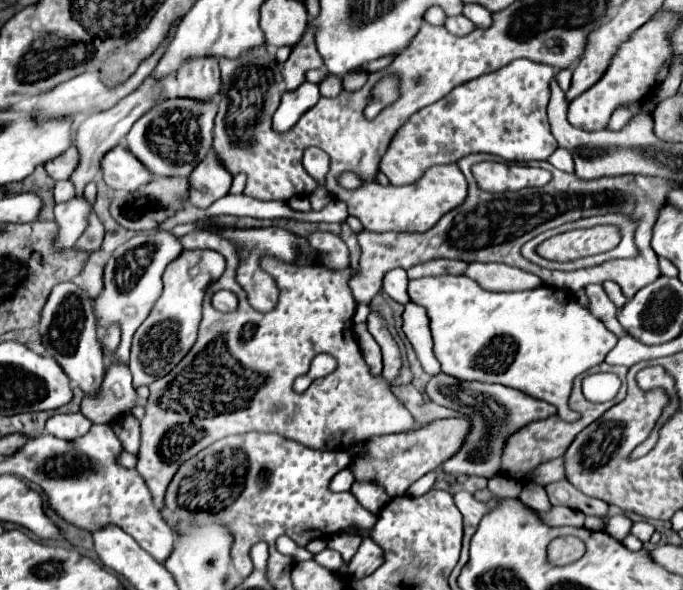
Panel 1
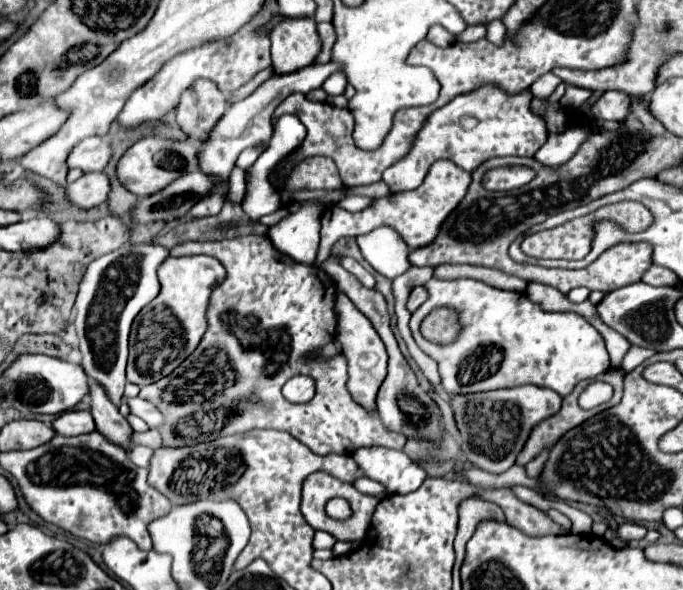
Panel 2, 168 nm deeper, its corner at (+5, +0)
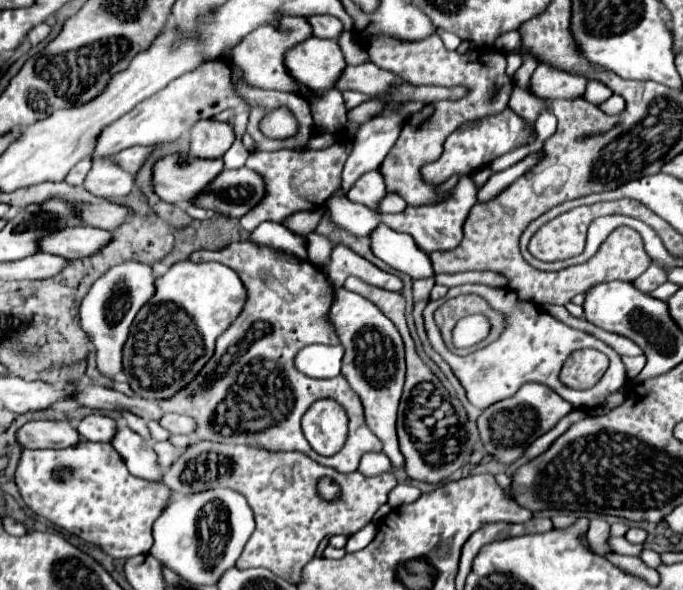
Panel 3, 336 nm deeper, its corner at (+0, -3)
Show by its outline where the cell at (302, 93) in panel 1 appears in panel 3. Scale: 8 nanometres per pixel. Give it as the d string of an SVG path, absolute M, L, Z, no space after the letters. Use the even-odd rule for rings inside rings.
M262 223L258 225L248 241L260 245L260 247L270 247L272 251L278 253L286 253L298 259L306 259L306 239L292 233L290 229L286 229L284 225L276 225L276 223Z

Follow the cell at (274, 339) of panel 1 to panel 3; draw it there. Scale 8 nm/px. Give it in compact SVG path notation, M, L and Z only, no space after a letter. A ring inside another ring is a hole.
M236 241L220 251L196 251L190 255L190 261L218 261L234 269L248 289L248 301L232 327L218 337L216 355L208 361L202 373L184 391L160 403L164 411L194 417L198 423L194 437L200 441L252 445L274 453L300 451L312 457L316 463L332 467L340 473L356 471L358 461L366 451L382 451L380 439L372 435L364 421L358 395L350 389L342 375L334 379L312 379L308 375L300 375L294 365L296 353L306 345L340 343L332 325L328 323L334 287L322 269L314 267L310 261L276 253L250 241ZM256 361L262 365L270 363L276 367L276 371L254 369ZM324 397L332 397L344 405L350 417L348 441L336 457L312 453L312 447L300 429L304 411L308 411L316 399Z

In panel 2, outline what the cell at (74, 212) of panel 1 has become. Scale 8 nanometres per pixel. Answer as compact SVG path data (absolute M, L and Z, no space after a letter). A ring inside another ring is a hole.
M103 172L85 174L77 182L67 186L67 200L81 210L89 210L103 204L107 194L109 194L109 180Z

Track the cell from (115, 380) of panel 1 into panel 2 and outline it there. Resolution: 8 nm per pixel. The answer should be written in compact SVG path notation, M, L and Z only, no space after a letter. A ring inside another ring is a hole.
M123 396L123 404L129 406L129 412L131 414L143 418L149 428L157 428L159 424L163 424L161 412L153 404L149 404L147 400L141 400L141 398L125 398Z

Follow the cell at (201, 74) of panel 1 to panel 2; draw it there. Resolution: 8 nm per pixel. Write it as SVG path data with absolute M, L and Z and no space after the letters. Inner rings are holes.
M195 80L191 90L183 92L175 108L175 120L185 134L205 140L225 110L227 96L211 80Z

